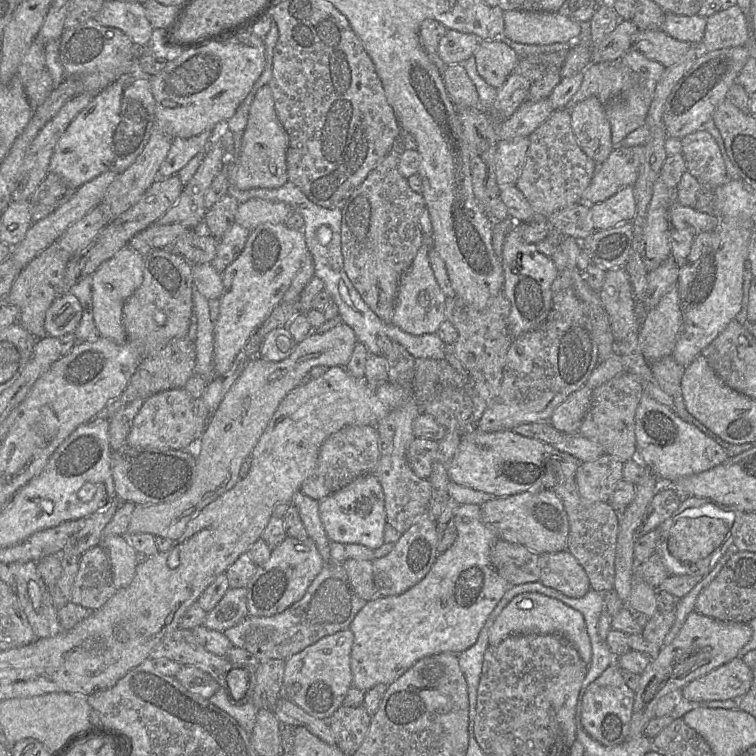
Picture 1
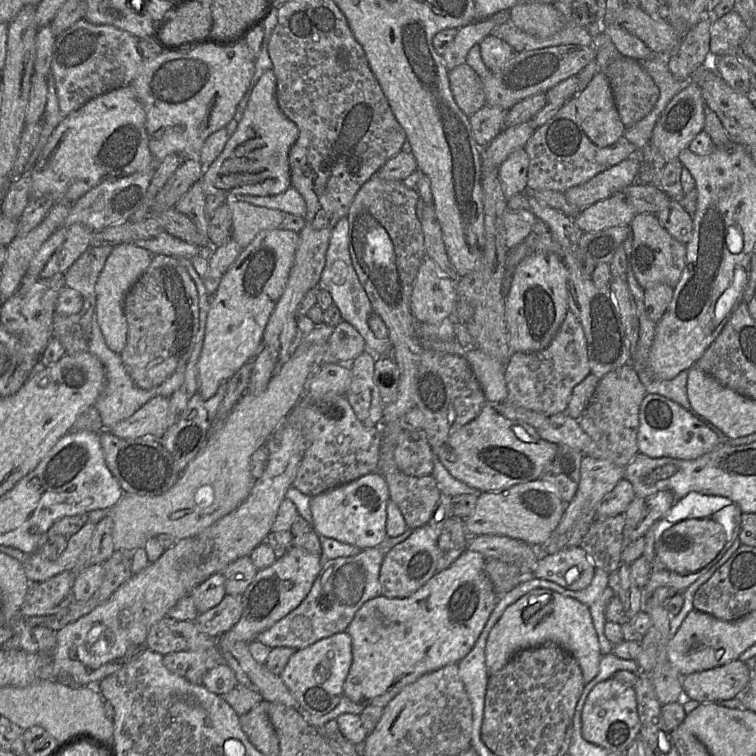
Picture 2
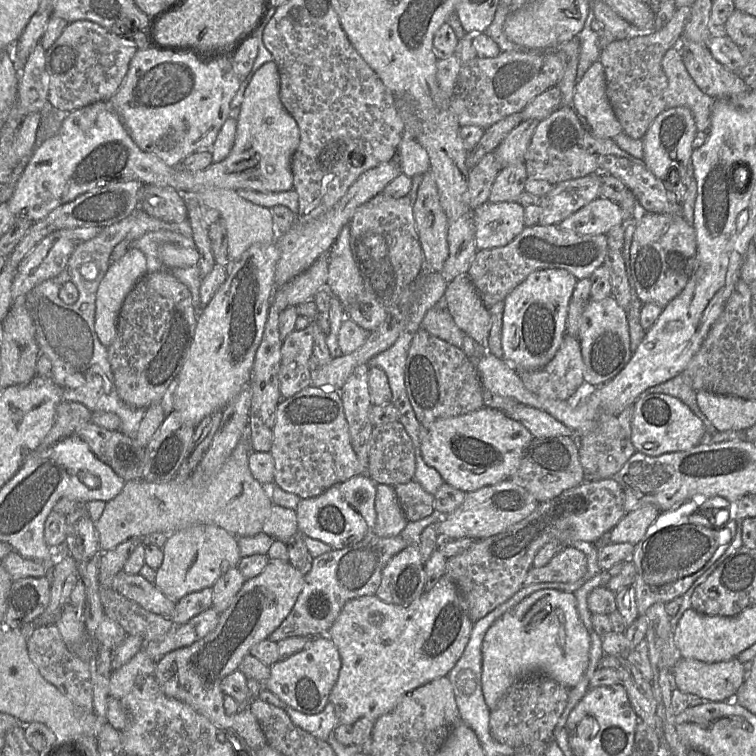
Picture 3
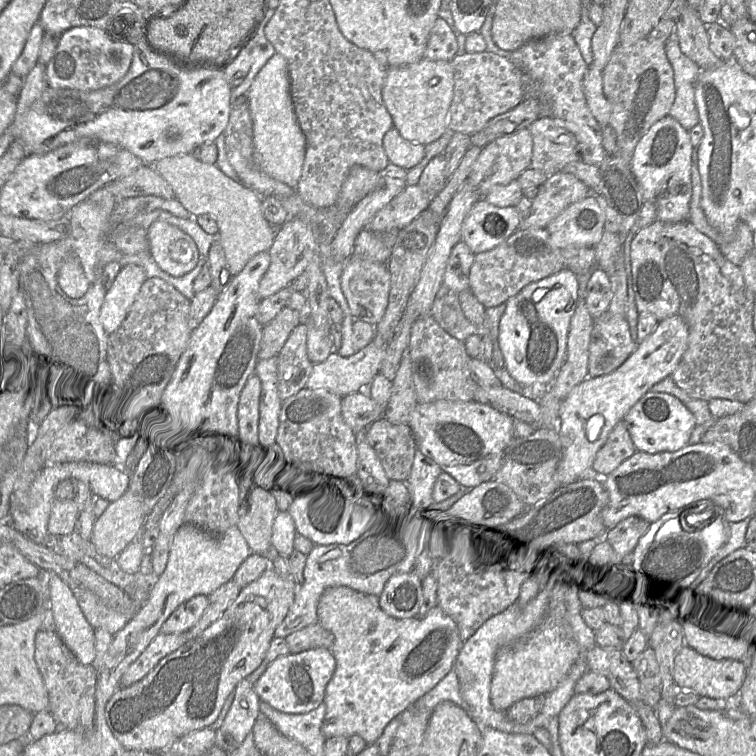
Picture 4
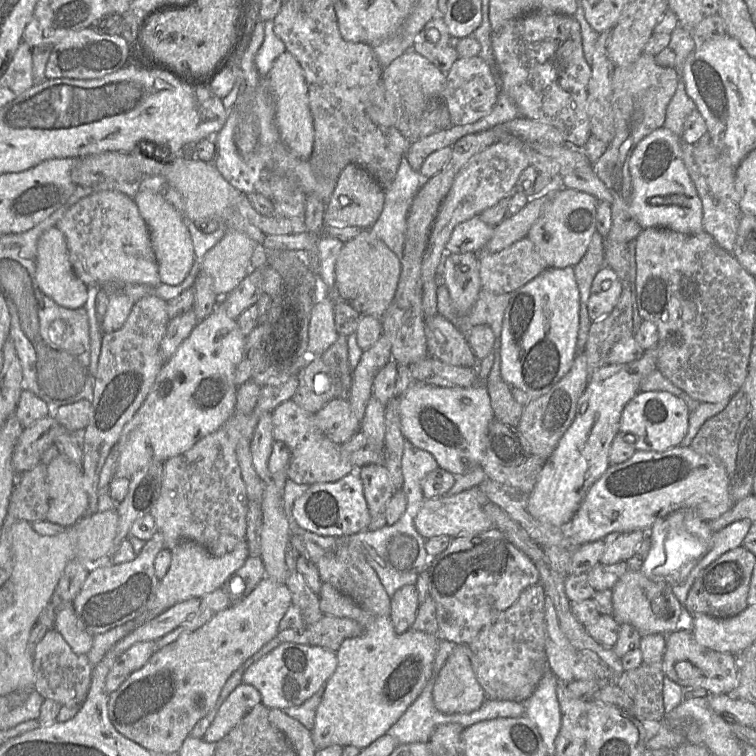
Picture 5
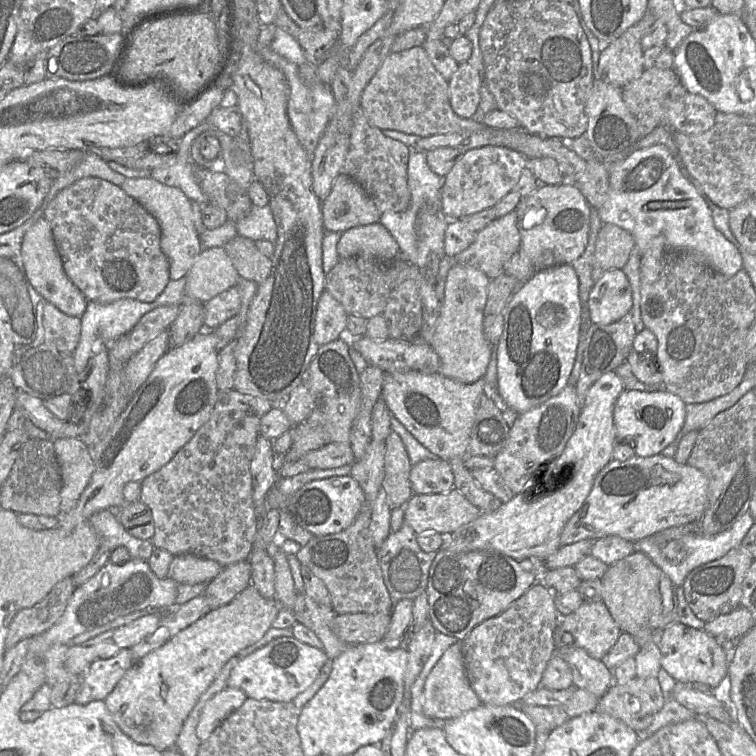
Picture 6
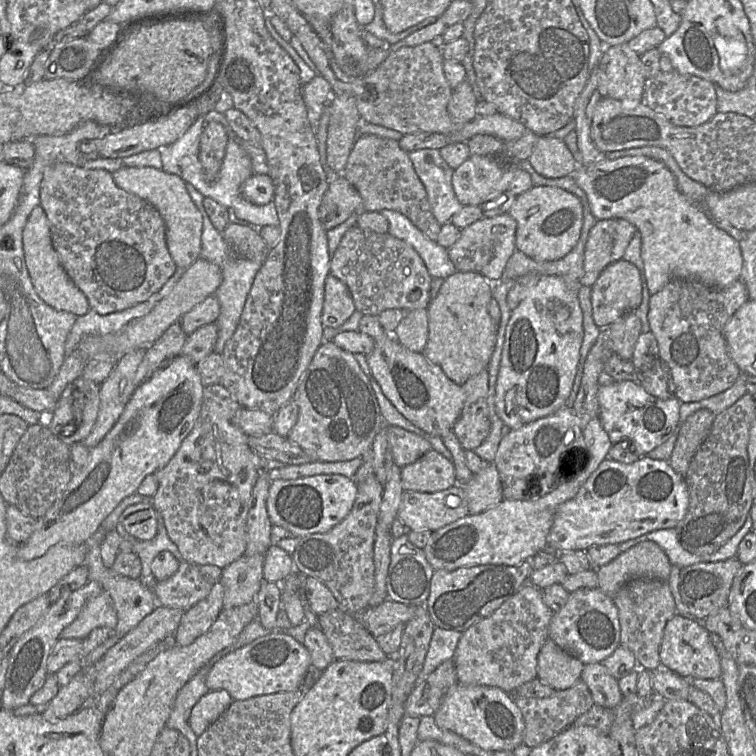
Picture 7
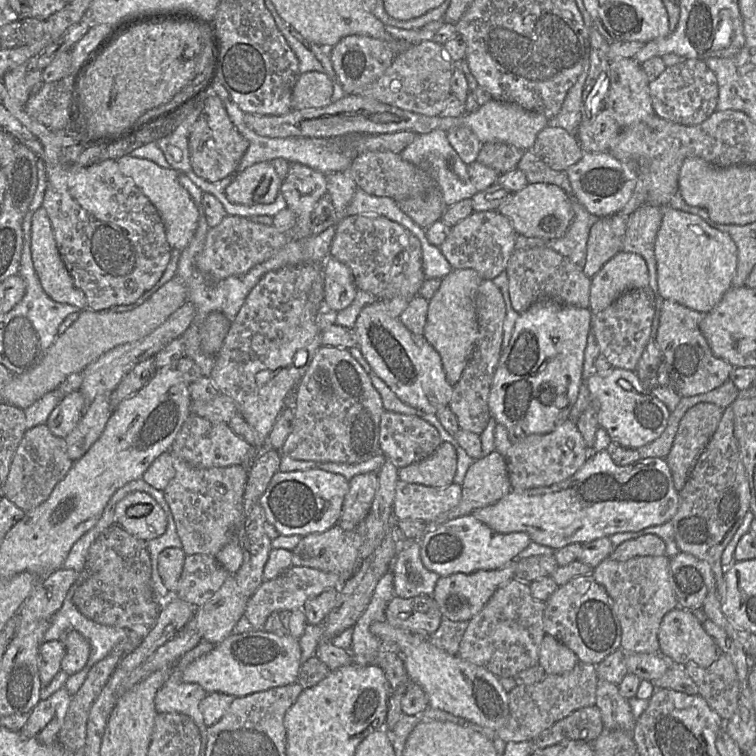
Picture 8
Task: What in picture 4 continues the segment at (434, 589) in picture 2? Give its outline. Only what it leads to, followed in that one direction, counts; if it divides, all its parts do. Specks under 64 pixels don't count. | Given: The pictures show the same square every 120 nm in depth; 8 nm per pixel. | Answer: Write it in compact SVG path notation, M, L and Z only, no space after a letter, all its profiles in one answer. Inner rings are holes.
M334 586L327 588L321 595L317 606L318 622L327 630L333 633L334 643L331 651L336 660L334 673L325 689L324 703L326 705L326 713L322 722L321 731L327 738L334 736L345 736L350 738L357 734L361 736L368 744L375 743L381 736L386 725L396 716L410 708L422 695L431 690L447 673L453 668L454 662L463 645L460 639L458 628L455 622L444 613L440 607L433 607L423 617L411 617L405 619L397 619L386 614L378 604L378 597L375 595L366 595L364 593L353 590L345 586Z

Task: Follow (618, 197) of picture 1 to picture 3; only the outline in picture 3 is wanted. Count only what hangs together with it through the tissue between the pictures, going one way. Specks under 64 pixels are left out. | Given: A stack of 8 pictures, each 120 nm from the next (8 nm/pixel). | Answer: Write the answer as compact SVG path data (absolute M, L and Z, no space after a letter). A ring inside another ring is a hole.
M600 196L561 221L558 226L564 230L571 230L578 234L598 235L606 234L614 226L626 224L628 221L633 220L627 217L617 203Z

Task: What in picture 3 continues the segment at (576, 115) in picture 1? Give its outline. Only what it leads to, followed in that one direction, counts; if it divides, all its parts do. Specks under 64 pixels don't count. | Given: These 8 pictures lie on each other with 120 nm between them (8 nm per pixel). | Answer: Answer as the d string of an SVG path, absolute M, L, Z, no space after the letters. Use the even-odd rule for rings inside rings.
M599 59L575 84L572 106L594 136L613 139L623 132L607 97L605 72Z

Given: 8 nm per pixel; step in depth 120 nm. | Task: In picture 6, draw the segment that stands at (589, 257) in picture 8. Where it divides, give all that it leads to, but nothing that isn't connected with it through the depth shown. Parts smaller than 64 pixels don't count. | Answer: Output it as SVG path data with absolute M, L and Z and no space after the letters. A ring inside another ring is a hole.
M603 224L596 240L592 277L596 282L606 271L622 269L636 242L625 229L615 224Z

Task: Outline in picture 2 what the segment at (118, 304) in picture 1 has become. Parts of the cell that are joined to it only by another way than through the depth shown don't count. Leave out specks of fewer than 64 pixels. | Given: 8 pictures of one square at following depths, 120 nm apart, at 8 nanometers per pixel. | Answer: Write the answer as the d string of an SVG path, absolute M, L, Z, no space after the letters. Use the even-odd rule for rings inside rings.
M135 243L113 247L96 283L96 319L107 347L120 355L127 342L127 323L124 317L124 299L151 263L153 255Z

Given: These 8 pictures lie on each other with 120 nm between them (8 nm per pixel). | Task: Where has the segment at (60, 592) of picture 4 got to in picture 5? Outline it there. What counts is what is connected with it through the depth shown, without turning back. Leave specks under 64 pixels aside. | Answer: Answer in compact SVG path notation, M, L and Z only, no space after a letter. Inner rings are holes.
M73 603L63 605L56 614L54 629L57 630L77 654L87 654L93 646L93 636L79 625Z

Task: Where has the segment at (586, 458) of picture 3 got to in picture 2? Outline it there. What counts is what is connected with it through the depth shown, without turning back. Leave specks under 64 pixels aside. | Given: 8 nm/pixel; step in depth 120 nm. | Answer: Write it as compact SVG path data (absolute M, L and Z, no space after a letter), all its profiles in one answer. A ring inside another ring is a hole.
M626 364L600 379L588 406L579 418L581 429L591 441L584 455L625 468L639 453L639 409L646 395L646 389L632 364Z

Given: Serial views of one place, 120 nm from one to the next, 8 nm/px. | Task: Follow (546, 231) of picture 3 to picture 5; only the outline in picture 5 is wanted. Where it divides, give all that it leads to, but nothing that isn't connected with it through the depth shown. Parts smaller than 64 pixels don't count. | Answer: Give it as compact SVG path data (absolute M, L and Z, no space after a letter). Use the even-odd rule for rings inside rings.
M528 237L500 252L479 252L478 261L482 290L498 294L513 293L545 270Z

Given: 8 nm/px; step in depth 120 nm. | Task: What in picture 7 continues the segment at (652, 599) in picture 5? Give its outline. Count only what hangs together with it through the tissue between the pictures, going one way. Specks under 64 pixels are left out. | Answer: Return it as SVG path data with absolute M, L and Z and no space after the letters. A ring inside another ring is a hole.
M644 541L596 569L598 588L613 597L624 584L634 579L667 582L670 570L671 564L662 548L655 542Z

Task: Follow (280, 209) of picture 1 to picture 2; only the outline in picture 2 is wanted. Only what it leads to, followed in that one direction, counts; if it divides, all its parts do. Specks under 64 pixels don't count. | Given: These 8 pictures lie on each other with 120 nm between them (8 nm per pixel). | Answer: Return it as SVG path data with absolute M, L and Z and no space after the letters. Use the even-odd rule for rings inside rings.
M233 198L226 201L232 218L232 238L243 249L264 230L279 228L284 213Z

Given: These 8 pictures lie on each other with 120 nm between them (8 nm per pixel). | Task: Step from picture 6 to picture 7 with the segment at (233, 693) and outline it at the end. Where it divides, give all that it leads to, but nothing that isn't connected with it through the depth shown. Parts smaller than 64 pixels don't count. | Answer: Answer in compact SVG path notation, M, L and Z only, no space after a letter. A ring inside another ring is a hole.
M224 689L210 690L194 705L190 715L190 726L197 737L230 706L234 700Z

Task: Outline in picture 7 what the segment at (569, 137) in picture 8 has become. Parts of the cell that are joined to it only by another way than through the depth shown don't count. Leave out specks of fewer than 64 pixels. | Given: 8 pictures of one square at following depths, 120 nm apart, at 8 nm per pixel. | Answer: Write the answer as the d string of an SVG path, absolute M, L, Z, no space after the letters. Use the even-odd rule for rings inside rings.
M551 135L539 138L528 160L535 171L546 178L571 176L578 168L564 140Z

